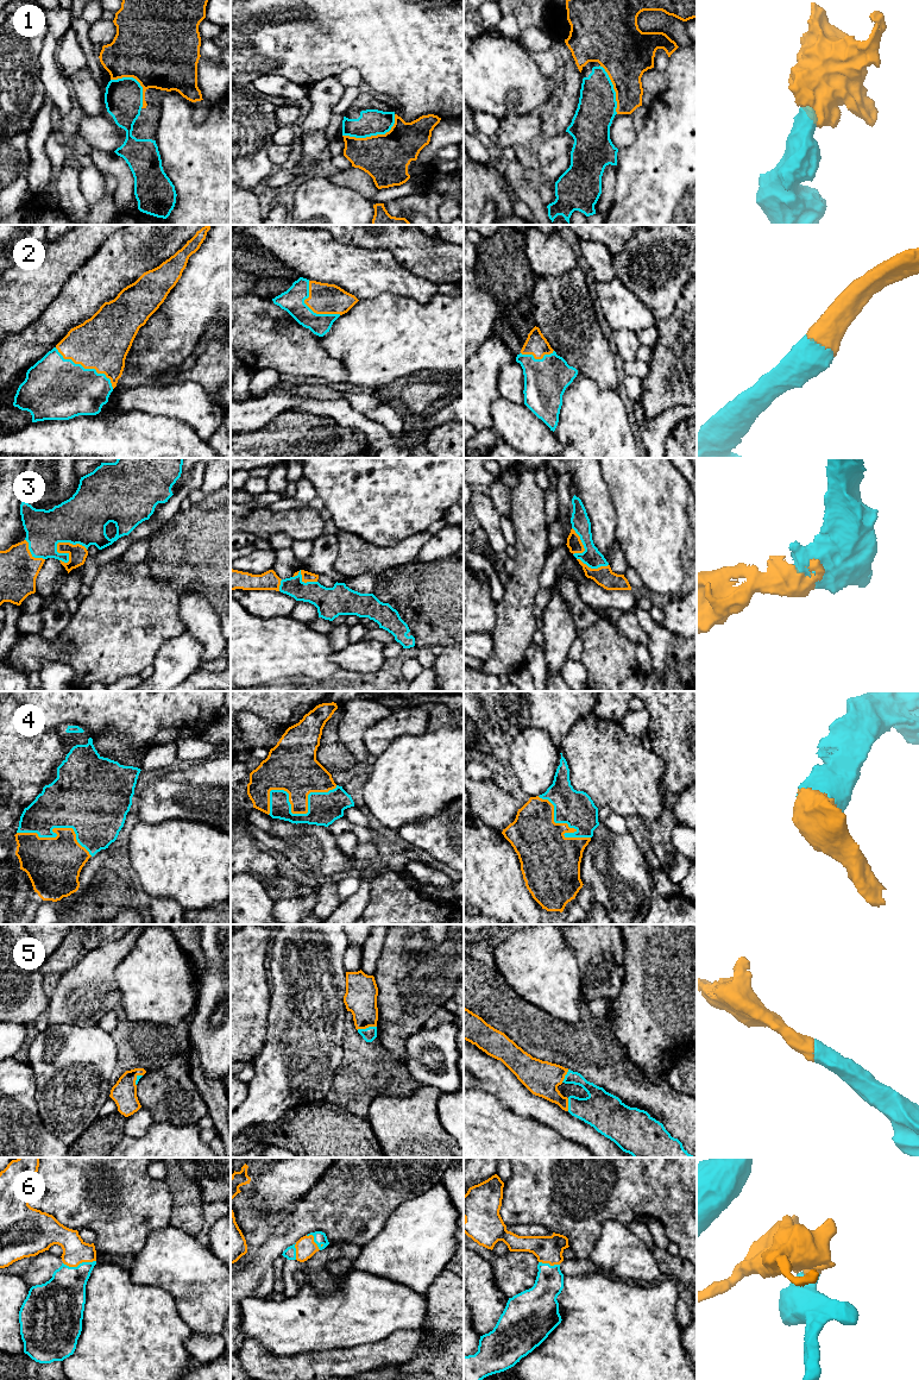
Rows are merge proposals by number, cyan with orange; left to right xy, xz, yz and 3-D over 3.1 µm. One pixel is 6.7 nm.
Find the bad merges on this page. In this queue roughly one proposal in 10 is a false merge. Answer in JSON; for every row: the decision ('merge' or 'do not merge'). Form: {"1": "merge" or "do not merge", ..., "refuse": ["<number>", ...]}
{"1": "merge", "2": "merge", "3": "merge", "4": "merge", "5": "merge", "6": "merge", "refuse": []}

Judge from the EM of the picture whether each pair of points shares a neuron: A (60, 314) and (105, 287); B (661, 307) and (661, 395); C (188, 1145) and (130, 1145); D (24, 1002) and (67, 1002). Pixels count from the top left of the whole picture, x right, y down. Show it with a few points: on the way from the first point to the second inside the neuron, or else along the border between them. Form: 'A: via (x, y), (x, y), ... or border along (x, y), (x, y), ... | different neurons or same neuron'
A: via (70, 307), (90, 287), (94, 287) | same neuron
B: border along (680, 299), (673, 312), (656, 322) | different neurons
C: via (174, 1145), (144, 1145) | same neuron
D: border along (49, 999), (49, 1005), (45, 1010) | different neurons

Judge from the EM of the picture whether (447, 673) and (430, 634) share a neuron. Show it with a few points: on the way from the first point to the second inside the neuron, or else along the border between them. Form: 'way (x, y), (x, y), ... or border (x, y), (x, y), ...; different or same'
border (451, 645), (444, 648); different

